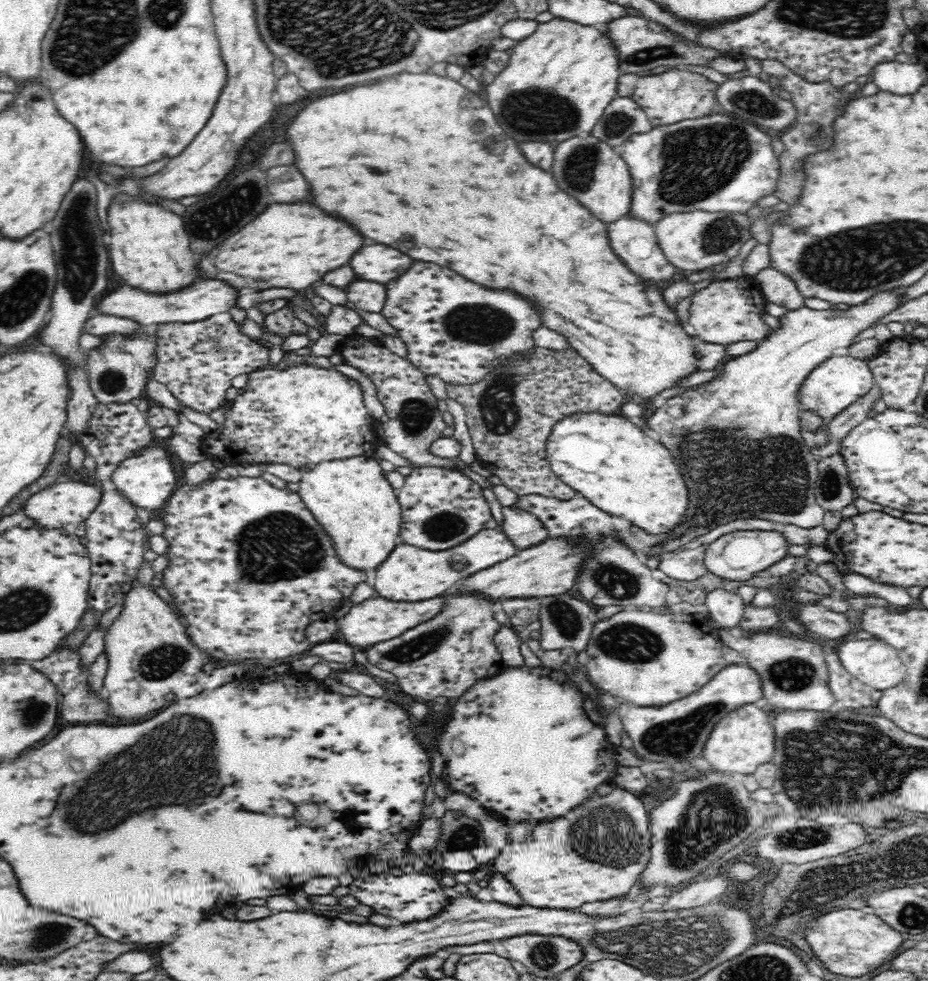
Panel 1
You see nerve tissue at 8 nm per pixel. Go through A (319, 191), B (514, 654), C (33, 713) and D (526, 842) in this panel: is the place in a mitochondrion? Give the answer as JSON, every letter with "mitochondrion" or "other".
{"A":"other","B":"other","C":"mitochondrion","D":"other"}

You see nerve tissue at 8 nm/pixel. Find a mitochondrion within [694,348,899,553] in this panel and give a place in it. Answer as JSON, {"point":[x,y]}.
{"point":[830,487]}

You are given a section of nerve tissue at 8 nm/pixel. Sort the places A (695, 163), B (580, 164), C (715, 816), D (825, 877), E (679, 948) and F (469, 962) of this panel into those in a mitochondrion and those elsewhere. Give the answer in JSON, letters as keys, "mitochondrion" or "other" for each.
{"A":"mitochondrion","B":"mitochondrion","C":"mitochondrion","D":"mitochondrion","E":"mitochondrion","F":"other"}

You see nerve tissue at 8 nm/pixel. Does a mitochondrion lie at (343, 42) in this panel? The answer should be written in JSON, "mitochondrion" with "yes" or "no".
{"mitochondrion":"yes"}

